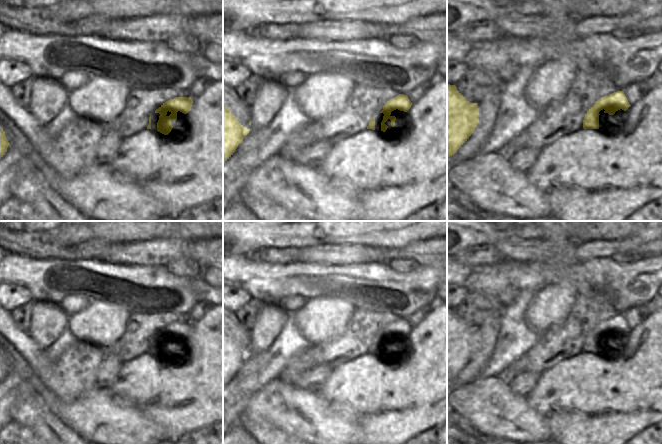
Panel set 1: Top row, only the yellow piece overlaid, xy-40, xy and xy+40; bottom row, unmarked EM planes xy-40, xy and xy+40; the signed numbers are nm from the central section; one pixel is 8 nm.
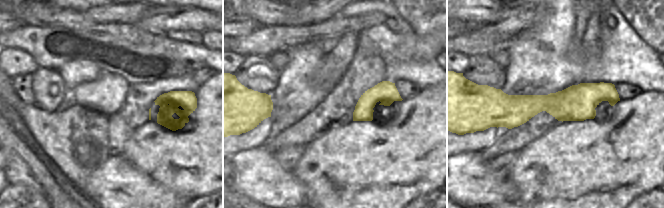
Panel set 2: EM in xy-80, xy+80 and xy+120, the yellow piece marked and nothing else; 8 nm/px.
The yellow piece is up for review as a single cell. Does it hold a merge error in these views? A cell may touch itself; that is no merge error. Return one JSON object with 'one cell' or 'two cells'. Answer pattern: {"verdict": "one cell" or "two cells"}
{"verdict": "one cell"}

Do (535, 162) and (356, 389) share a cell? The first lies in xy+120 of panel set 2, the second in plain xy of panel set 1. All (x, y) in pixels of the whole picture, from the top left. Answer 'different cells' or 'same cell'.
same cell

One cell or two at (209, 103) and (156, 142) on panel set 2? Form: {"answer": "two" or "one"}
{"answer": "one"}

